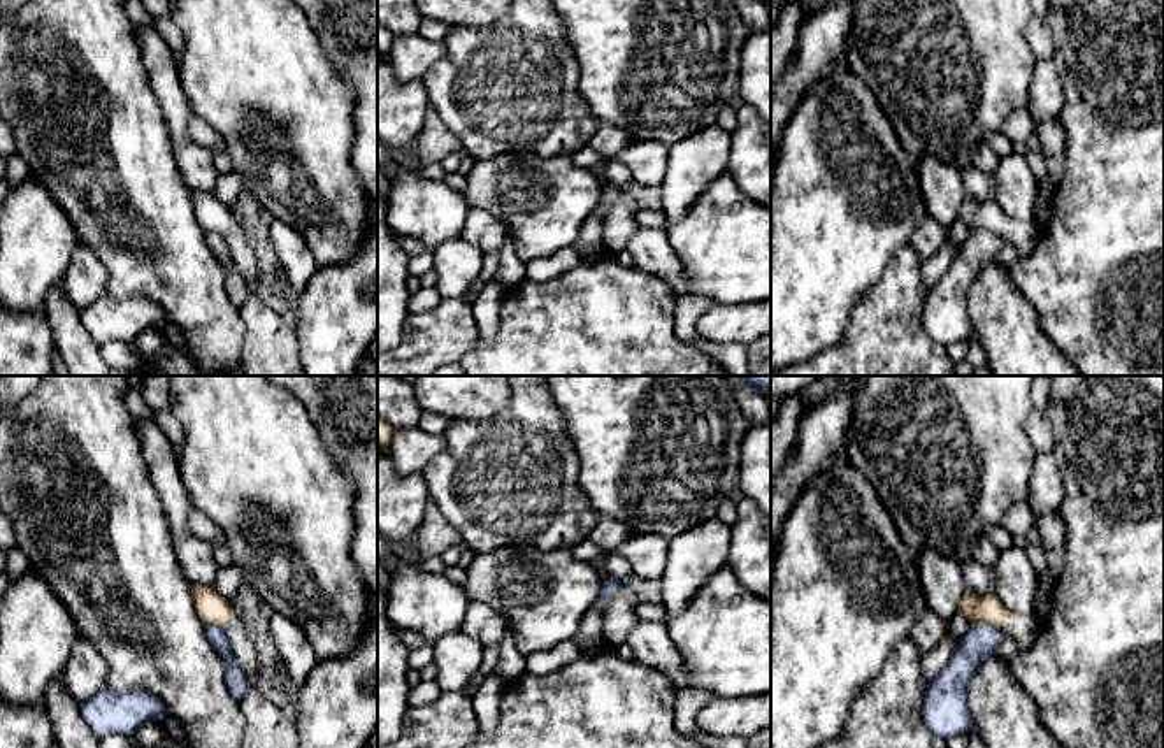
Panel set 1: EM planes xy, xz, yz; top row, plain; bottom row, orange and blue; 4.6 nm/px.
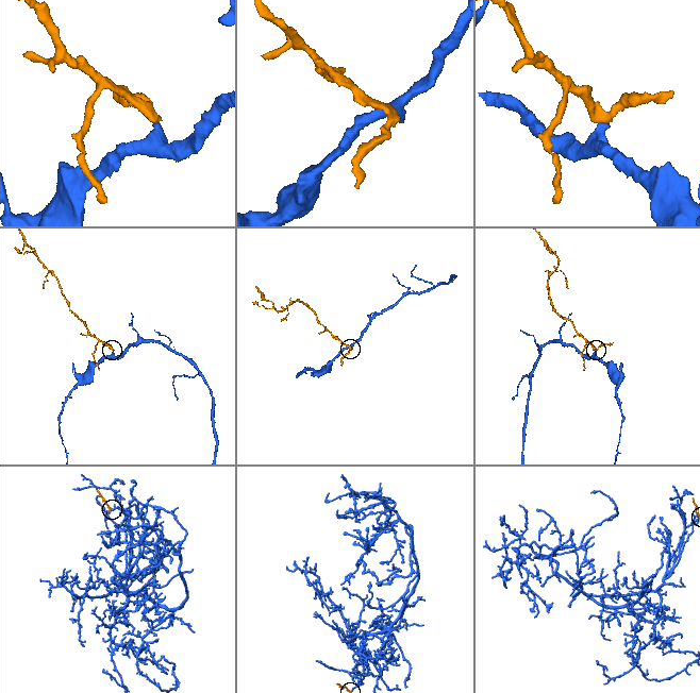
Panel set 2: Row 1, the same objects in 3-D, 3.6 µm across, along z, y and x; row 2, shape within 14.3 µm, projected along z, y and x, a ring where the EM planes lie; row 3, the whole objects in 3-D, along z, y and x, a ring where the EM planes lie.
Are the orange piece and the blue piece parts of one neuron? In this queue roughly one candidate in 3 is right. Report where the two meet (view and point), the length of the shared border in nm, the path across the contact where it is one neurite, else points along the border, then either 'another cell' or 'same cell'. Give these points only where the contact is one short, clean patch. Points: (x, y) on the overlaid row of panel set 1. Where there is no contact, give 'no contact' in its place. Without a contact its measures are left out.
yz (987, 622) | 130 nm | along yz (973, 622), (987, 622), (999, 629) | another cell

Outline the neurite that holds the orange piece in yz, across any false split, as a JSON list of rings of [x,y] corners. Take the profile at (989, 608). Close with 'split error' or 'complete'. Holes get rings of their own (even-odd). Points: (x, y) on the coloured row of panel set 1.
[[[964,592],[957,615],[971,623],[988,623],[1002,630],[1006,639],[1013,639],[1020,651],[1029,650],[1041,630],[1036,616],[1008,611],[997,593],[976,595]]]; split error

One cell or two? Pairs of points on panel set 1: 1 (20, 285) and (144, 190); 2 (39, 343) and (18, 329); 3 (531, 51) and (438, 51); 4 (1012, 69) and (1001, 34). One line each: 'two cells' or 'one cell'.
1: two cells
2: one cell
3: two cells
4: one cell

